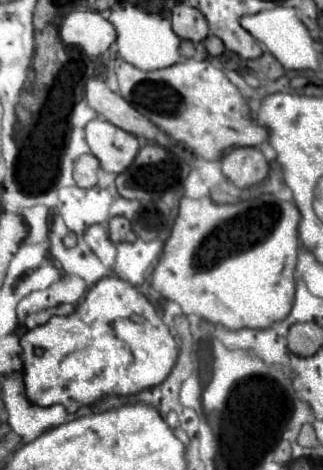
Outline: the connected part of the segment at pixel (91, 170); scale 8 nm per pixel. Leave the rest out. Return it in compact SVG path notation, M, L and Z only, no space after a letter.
M82 155L74 165L74 179L78 187L94 187L98 183L100 163L96 163L94 155Z

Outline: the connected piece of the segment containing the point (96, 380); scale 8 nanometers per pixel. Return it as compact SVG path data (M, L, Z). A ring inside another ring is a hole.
M104 277L90 287L82 307L70 317L52 317L46 325L28 331L22 339L26 395L36 405L64 405L70 413L78 405L92 405L102 395L134 395L142 389L160 385L178 361L178 345L168 325L158 317L152 303L128 281Z

